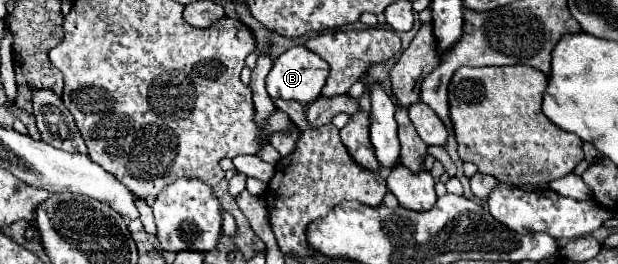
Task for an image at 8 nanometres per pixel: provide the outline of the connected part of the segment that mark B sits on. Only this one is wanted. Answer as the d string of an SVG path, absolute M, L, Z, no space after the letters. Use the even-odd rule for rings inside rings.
M292 47L274 61L274 65L266 77L266 91L274 99L298 101L302 105L308 105L320 97L320 89L324 87L326 77L328 77L328 63L326 61L322 61L318 55L314 55L306 47Z

